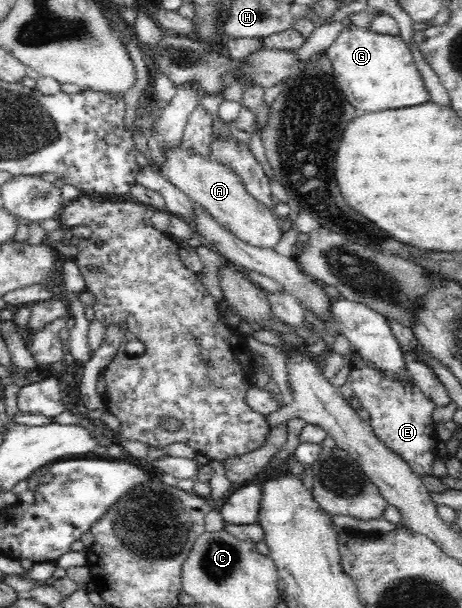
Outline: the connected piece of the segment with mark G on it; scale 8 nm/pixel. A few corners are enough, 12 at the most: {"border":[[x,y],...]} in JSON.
{"border":[[353,24],[327,49],[366,113],[430,101],[400,36]]}

